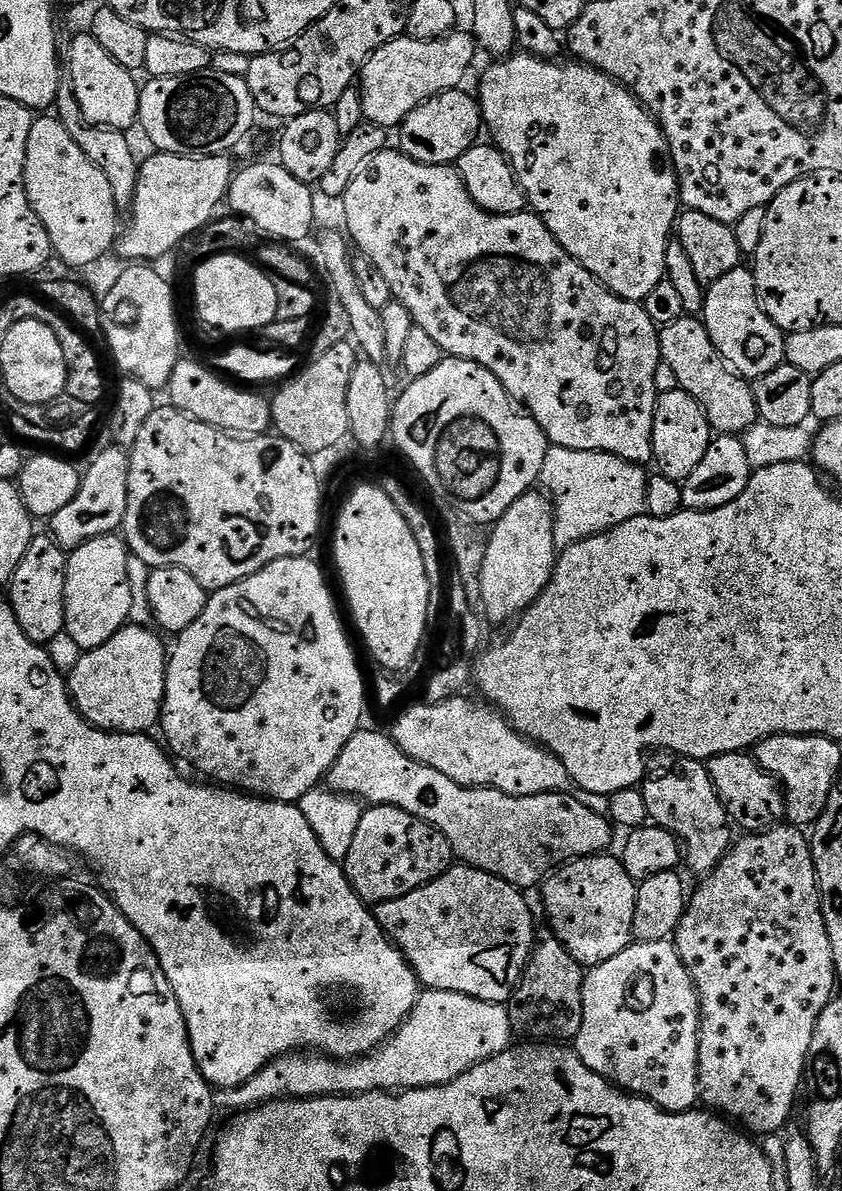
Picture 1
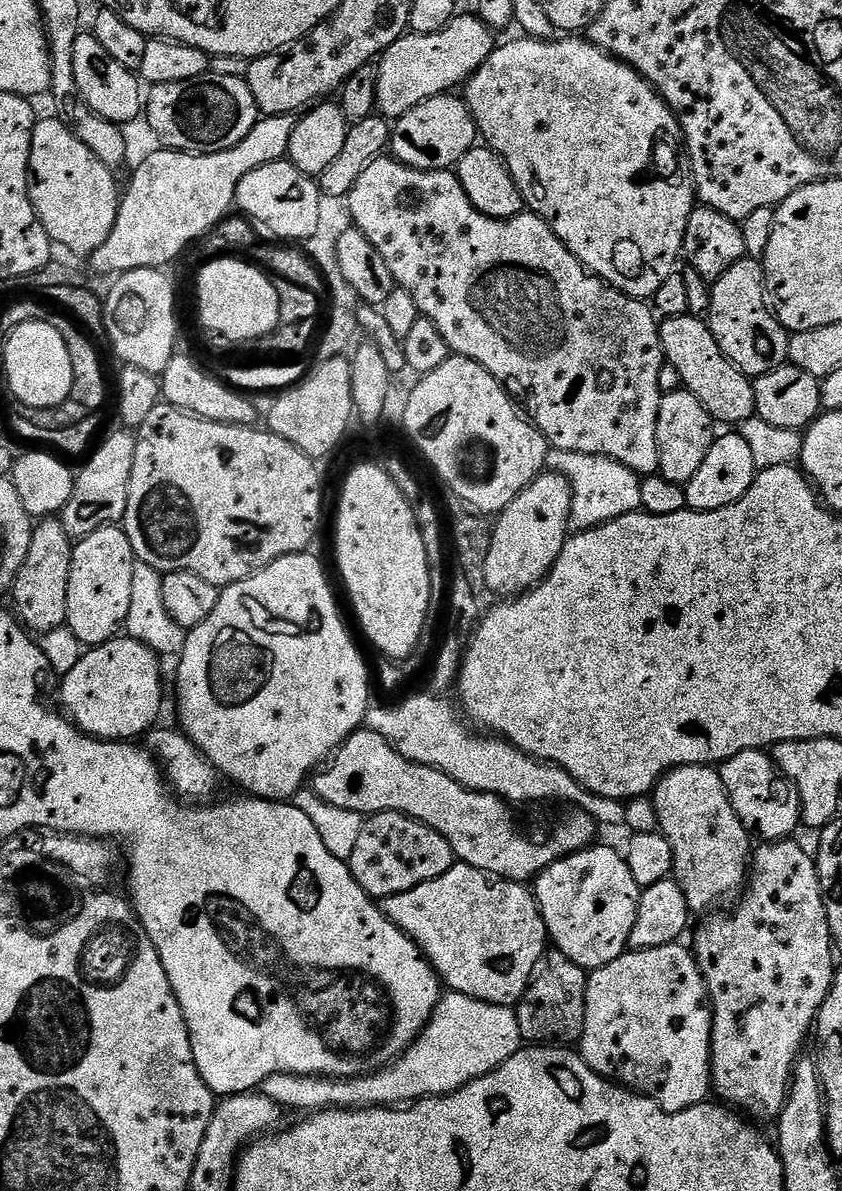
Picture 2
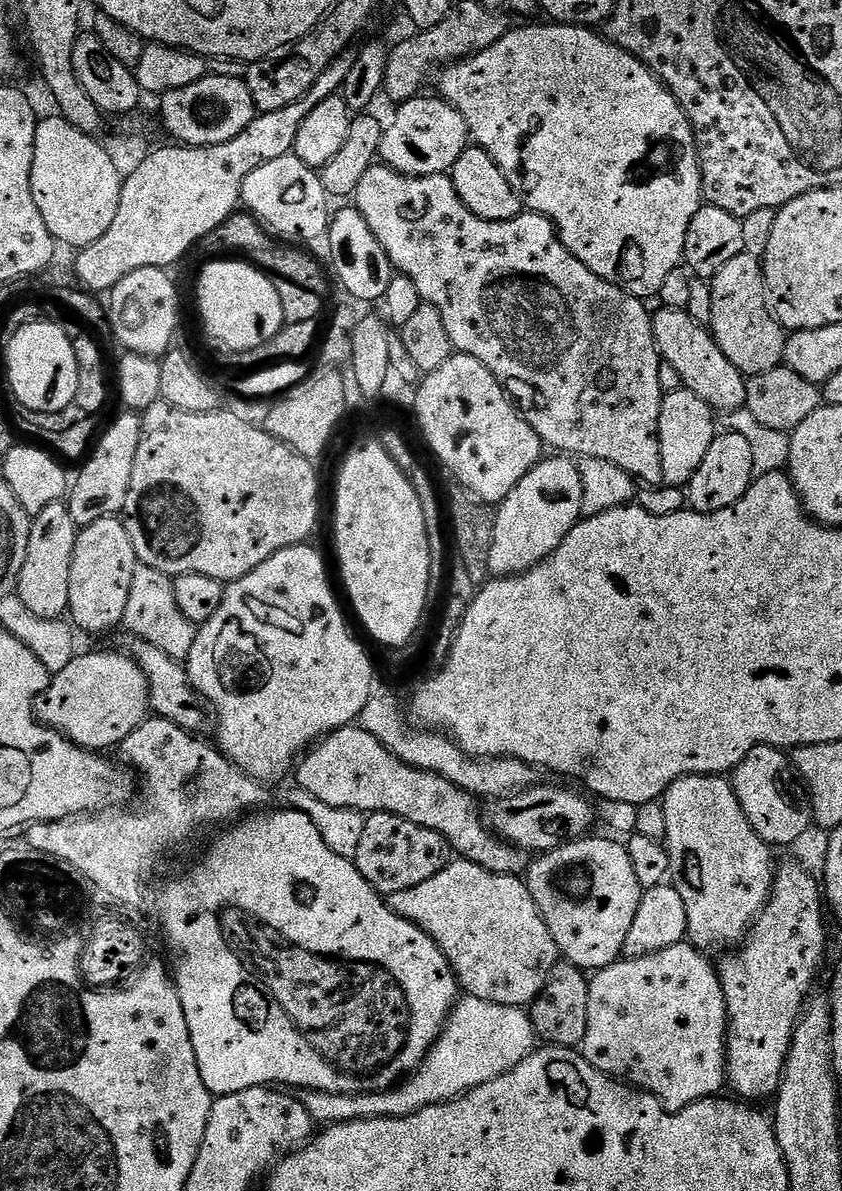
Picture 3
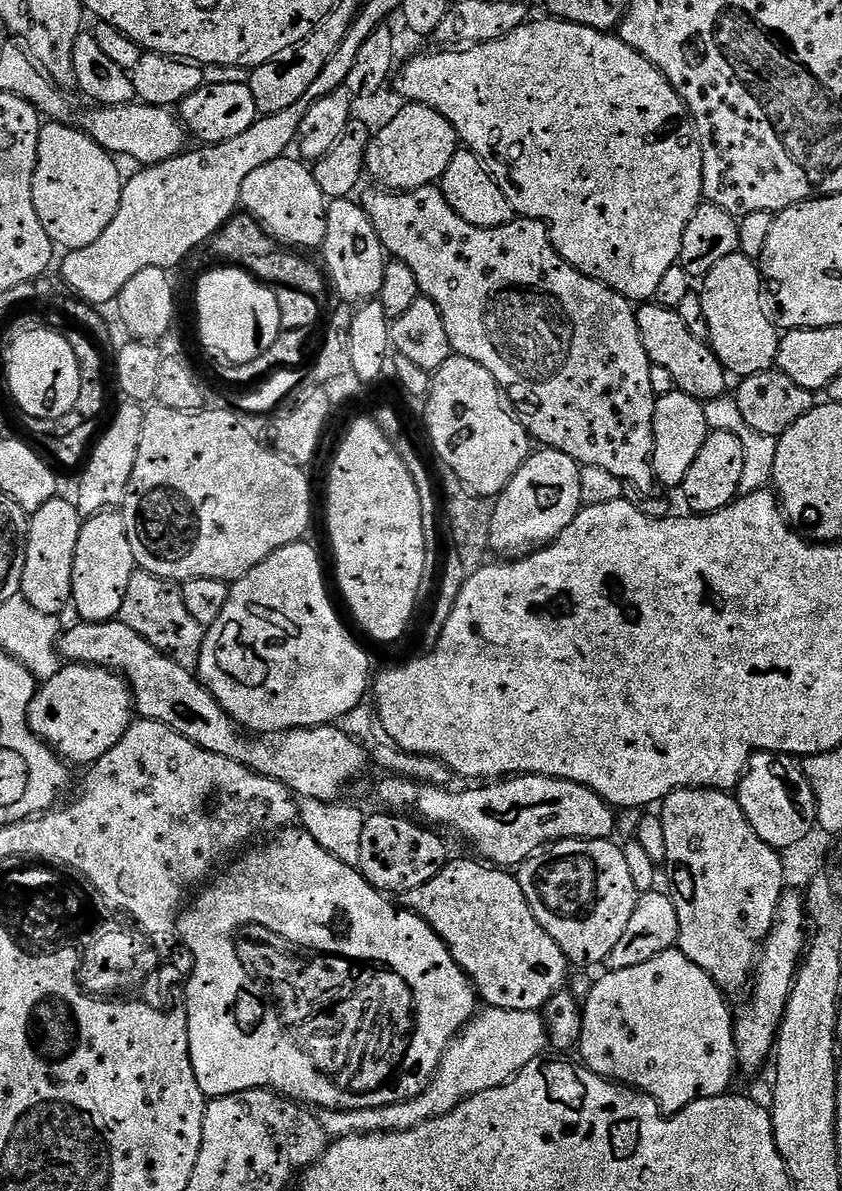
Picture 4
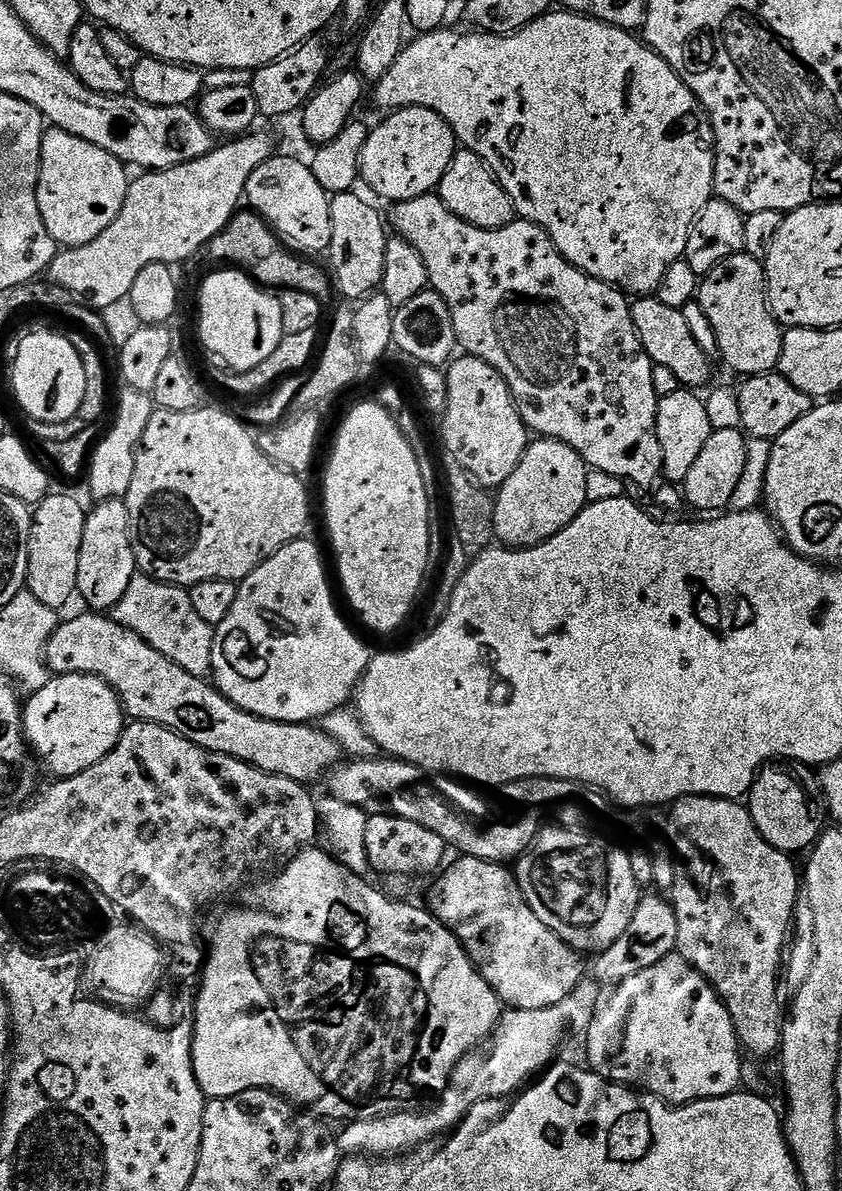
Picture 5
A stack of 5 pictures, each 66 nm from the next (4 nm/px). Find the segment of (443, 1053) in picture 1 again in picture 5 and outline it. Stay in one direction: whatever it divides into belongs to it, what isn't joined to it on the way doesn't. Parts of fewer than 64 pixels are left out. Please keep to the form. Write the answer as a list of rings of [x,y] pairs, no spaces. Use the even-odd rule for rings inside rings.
[[[585,978],[578,982],[578,986],[571,994],[562,998],[562,1002],[558,1002],[552,1008],[542,1010],[513,1008],[505,1011],[492,1035],[480,1047],[466,1053],[458,1062],[448,1082],[447,1090],[441,1092],[435,1103],[428,1106],[433,1108],[425,1107],[414,1112],[395,1112],[389,1116],[375,1116],[372,1120],[353,1120],[345,1123],[341,1127],[344,1129],[338,1132],[341,1153],[359,1154],[369,1158],[399,1157],[419,1148],[422,1144],[451,1133],[478,1102],[503,1100],[519,1093],[533,1077],[543,1073],[557,1059],[556,1051],[563,1046],[568,1028],[572,1032],[587,1033],[601,997],[596,988],[598,989],[598,984],[595,979]]]

